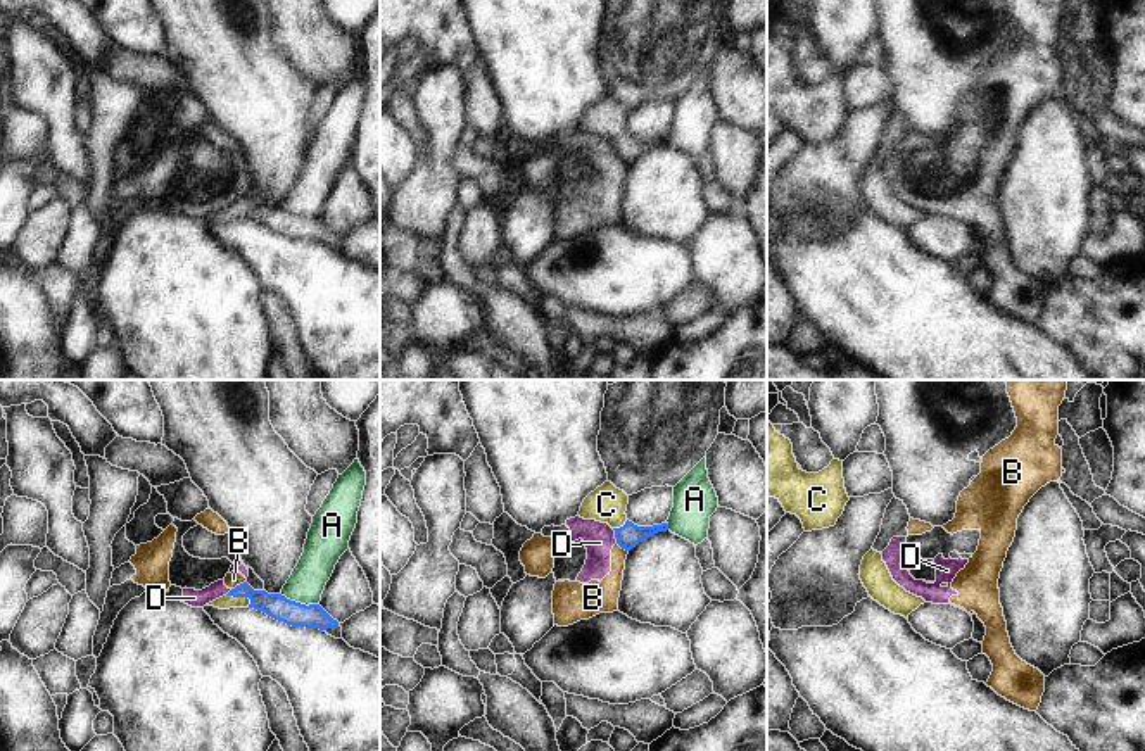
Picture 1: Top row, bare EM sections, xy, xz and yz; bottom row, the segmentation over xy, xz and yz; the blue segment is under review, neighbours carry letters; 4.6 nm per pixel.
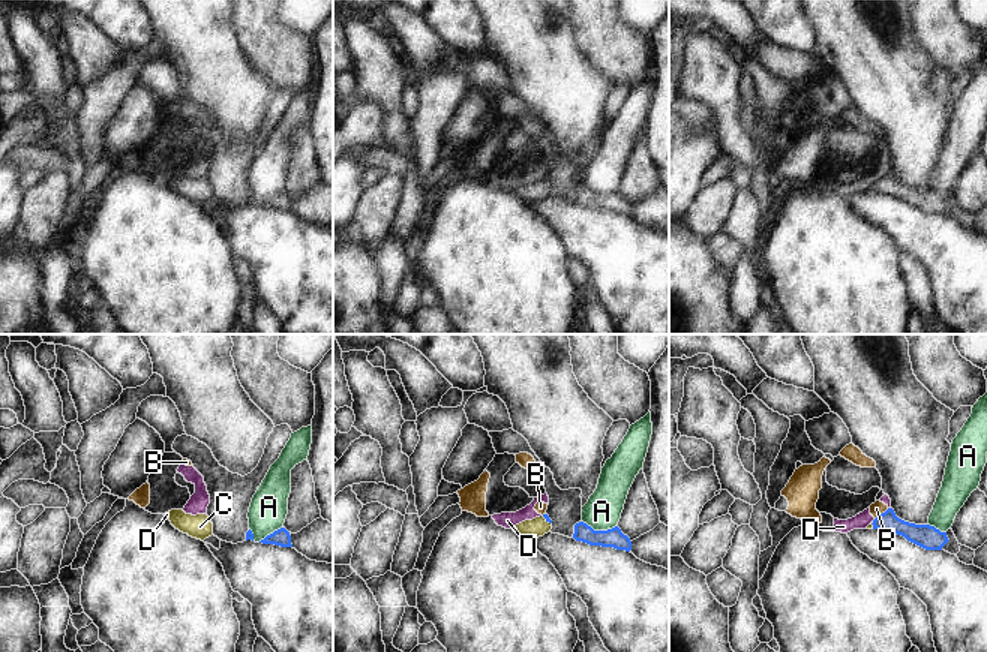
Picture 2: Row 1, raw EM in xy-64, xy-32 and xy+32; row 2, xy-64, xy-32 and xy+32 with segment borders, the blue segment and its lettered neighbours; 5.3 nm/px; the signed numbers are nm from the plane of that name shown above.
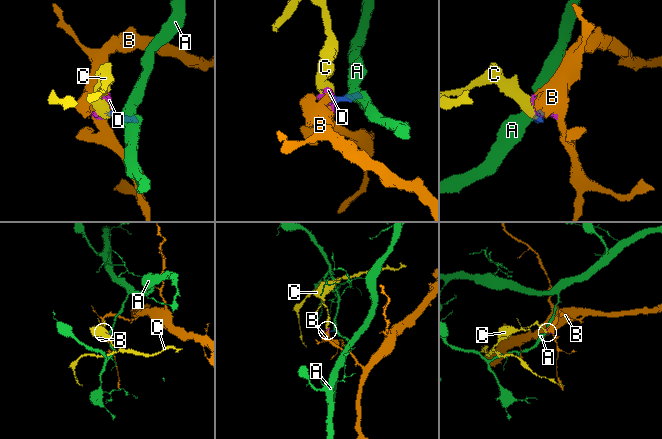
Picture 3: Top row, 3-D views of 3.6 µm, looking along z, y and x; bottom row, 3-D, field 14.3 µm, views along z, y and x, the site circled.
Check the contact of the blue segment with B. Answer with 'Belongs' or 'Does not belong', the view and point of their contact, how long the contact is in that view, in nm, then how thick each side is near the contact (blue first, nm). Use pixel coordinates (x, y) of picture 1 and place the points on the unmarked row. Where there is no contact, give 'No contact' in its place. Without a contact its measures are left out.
Does not belong. Touches blue at xy (237, 199). Shared border 80 nm. Thickness 120 nm (blue) against 70 nm.

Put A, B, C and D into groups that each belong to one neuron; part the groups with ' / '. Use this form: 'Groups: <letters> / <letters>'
Groups: A / B D / C.

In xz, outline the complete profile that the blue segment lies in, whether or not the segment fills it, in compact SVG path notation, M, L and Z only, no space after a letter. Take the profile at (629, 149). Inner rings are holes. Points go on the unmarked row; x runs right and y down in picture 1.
M604 95L584 112L579 129L584 133L608 136L615 143L617 157L625 164L630 164L639 155L658 145L668 143L668 136L653 140L634 138L627 133L627 117L629 109L617 102L611 95Z

